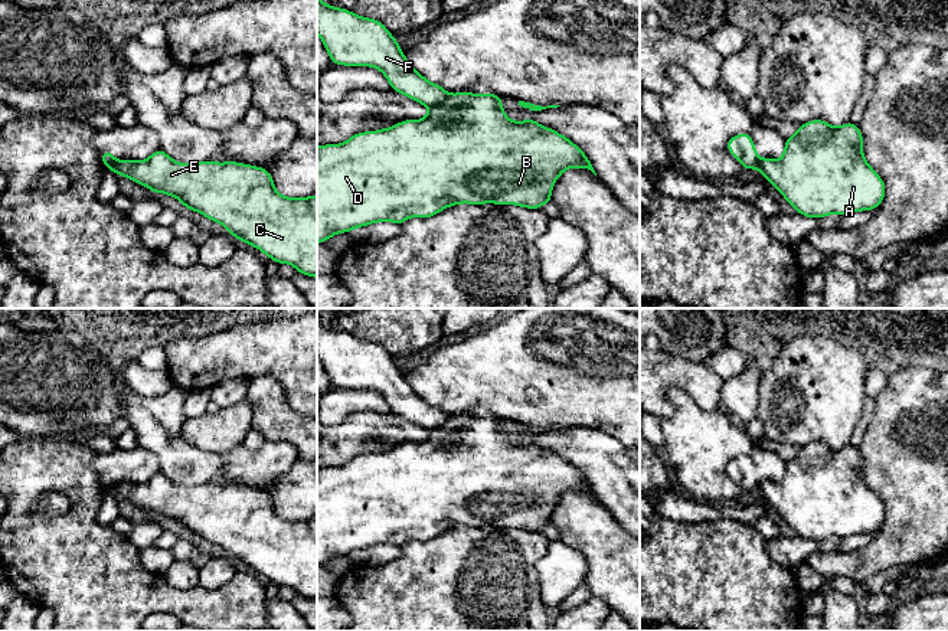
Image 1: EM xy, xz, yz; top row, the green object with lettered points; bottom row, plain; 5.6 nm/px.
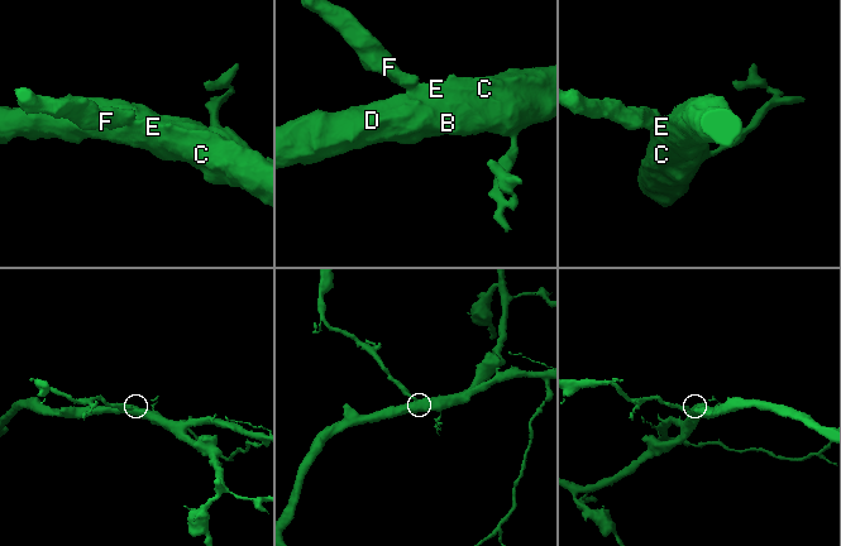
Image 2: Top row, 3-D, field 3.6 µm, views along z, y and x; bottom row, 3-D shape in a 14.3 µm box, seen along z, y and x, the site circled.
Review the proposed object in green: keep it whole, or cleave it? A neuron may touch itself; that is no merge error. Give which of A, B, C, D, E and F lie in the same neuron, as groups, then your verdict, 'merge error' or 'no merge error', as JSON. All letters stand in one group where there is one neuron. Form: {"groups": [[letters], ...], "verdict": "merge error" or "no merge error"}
{"groups": [["A", "B", "C", "D", "E"], ["F"]], "verdict": "merge error"}

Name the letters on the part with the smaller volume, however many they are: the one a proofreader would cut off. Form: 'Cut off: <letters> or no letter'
Cut off: F

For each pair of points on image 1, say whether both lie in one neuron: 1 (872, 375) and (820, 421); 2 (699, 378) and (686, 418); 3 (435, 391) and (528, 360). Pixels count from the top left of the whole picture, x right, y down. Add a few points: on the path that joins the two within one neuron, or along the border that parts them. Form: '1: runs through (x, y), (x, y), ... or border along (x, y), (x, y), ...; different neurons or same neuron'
1: border along (869, 369), (866, 373), (866, 396); different neurons
2: border along (721, 406), (703, 409), (670, 388), (663, 418); different neurons
3: runs through (458, 378), (483, 370), (504, 370); same neuron

